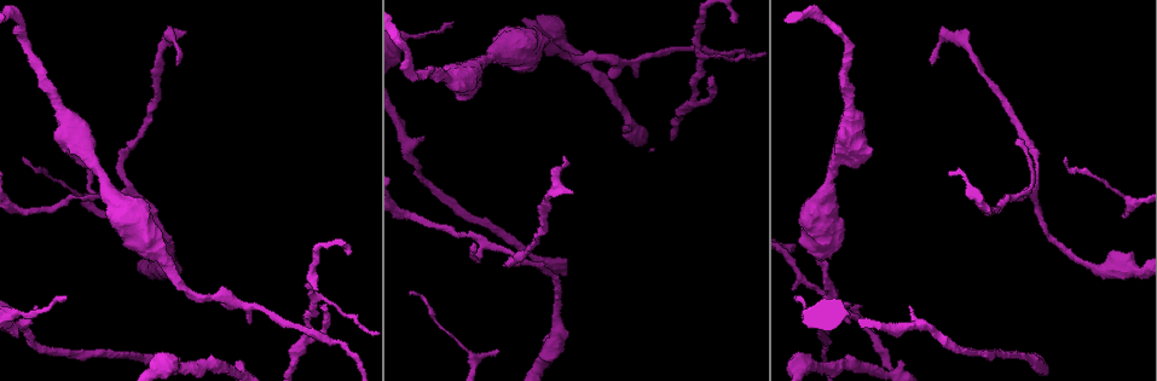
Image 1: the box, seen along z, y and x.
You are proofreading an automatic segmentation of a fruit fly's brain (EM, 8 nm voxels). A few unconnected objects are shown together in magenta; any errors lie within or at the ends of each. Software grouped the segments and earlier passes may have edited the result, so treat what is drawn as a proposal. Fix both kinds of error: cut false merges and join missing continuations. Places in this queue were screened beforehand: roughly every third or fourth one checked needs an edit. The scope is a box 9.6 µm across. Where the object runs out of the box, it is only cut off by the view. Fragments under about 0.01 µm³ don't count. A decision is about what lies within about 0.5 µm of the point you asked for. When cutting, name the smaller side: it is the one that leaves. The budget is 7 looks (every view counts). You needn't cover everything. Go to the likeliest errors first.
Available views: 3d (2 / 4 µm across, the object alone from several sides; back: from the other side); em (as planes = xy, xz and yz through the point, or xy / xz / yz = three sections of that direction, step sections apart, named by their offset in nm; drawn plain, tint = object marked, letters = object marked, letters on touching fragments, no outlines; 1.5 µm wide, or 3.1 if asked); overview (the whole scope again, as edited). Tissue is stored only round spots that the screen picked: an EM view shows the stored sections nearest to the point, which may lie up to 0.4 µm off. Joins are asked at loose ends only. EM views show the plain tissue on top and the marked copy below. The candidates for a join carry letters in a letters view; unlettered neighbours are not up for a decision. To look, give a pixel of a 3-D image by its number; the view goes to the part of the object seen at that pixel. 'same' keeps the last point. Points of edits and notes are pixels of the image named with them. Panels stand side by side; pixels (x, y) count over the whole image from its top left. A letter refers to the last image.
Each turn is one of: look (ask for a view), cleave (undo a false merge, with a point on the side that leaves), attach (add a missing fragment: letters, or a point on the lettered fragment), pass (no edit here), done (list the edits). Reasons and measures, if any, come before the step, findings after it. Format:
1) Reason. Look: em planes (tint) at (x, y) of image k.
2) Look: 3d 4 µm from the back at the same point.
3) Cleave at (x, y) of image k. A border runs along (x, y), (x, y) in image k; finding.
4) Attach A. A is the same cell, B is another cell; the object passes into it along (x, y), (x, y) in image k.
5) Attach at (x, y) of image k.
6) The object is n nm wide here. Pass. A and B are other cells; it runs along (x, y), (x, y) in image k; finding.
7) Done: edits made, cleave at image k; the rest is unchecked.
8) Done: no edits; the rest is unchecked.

Free end. Look: 3d 2 µm at (564, 157) of image 1.

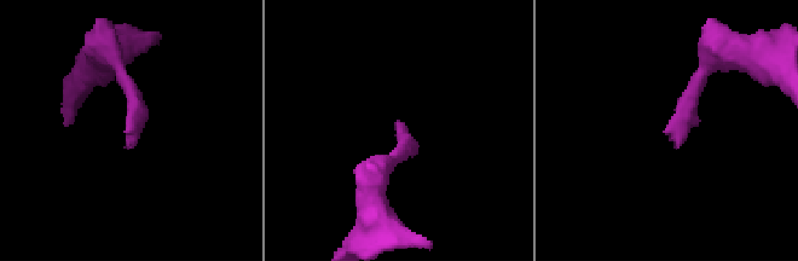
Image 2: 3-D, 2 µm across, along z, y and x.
Now the EM. Look: em planes (letters) at (675, 145) of image 2.

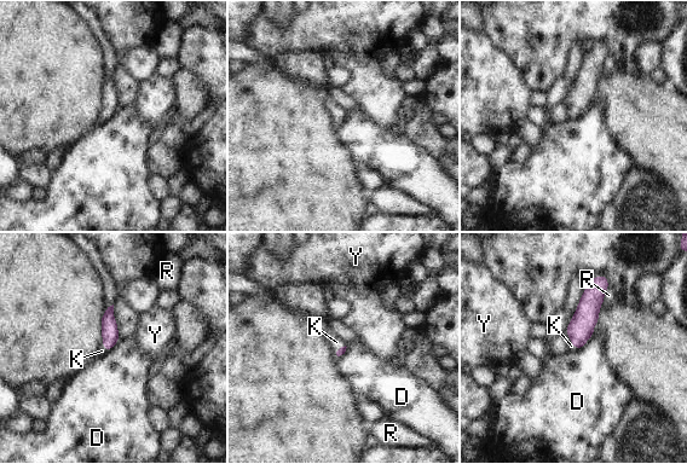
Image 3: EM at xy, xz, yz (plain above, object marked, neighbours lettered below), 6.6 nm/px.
The longest contact is with D, 170 nm. Attach K. K is the same cell, D, R and Y are other cells; the neuron continues.

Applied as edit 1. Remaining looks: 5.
Look: overview.

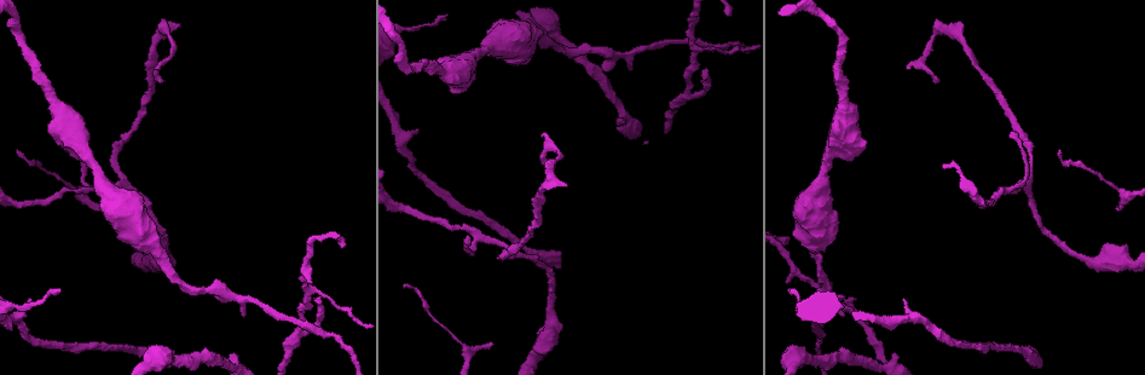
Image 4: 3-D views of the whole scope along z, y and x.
Thin end. Look: 3d 4 µm at (490, 345) of image 4.

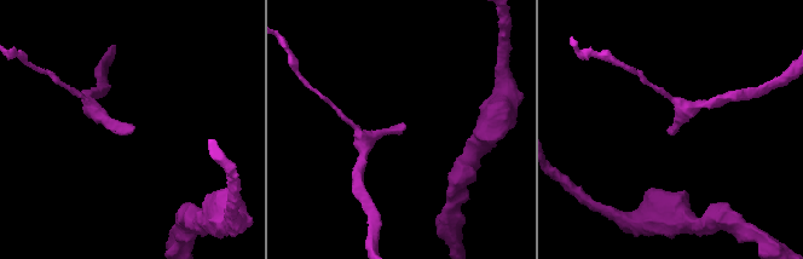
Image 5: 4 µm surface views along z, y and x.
Look: em planes (letters) at (403, 124) of image 5.

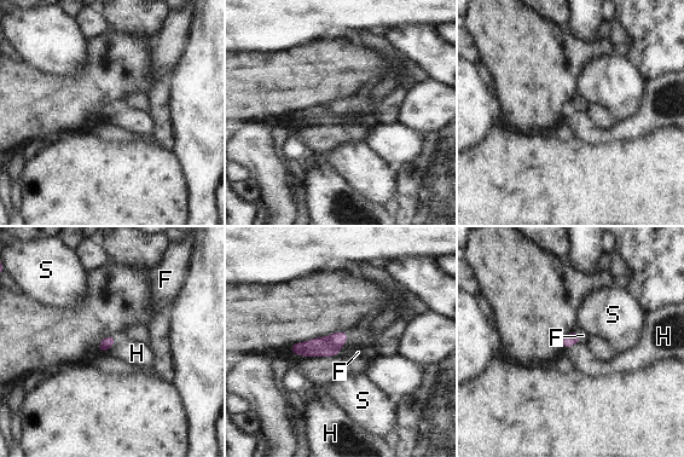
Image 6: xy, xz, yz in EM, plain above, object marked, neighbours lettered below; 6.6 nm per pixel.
Attach F. F is the same cell, H and S are other cells; the neuron continues.

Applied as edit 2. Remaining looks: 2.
Done: edits made, attach at image 3, attach at image 6; the rest is unchecked.

